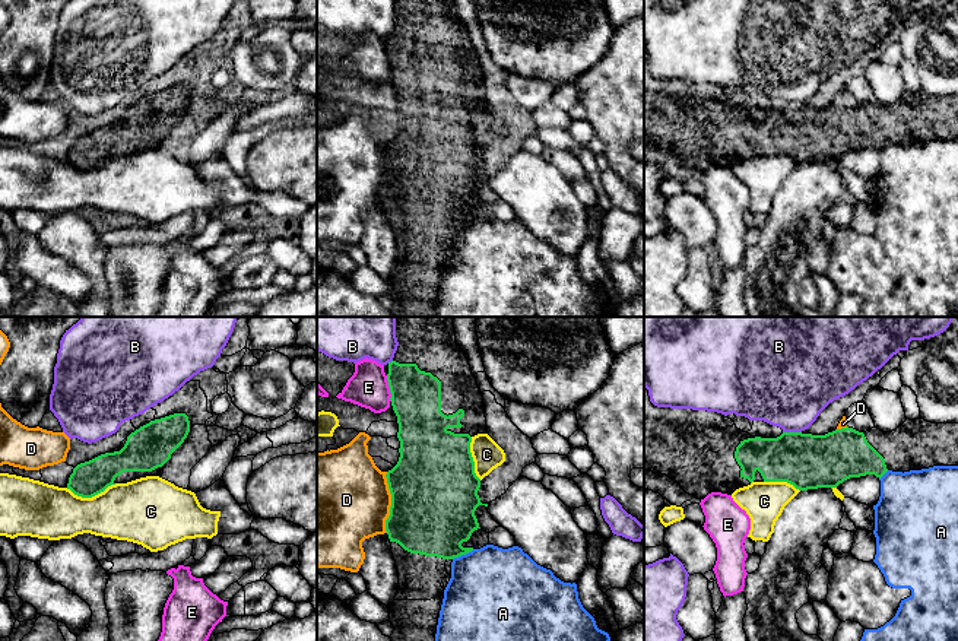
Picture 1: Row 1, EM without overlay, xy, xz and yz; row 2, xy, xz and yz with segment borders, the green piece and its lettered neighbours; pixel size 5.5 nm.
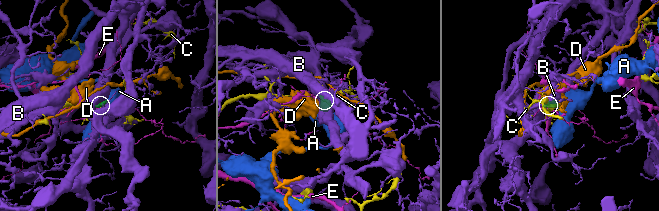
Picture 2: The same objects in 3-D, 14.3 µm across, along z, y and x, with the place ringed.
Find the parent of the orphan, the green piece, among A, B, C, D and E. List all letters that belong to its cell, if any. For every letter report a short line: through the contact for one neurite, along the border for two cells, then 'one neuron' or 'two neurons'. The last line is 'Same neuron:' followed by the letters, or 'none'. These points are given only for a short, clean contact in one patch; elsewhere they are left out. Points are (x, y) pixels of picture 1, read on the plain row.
A: line xz (473, 222), (453, 232); two neurons
B: two neurons
C: two neurons
D: two neurons
E: line xz (386, 48), (392, 73); two neurons
Same neuron: none

